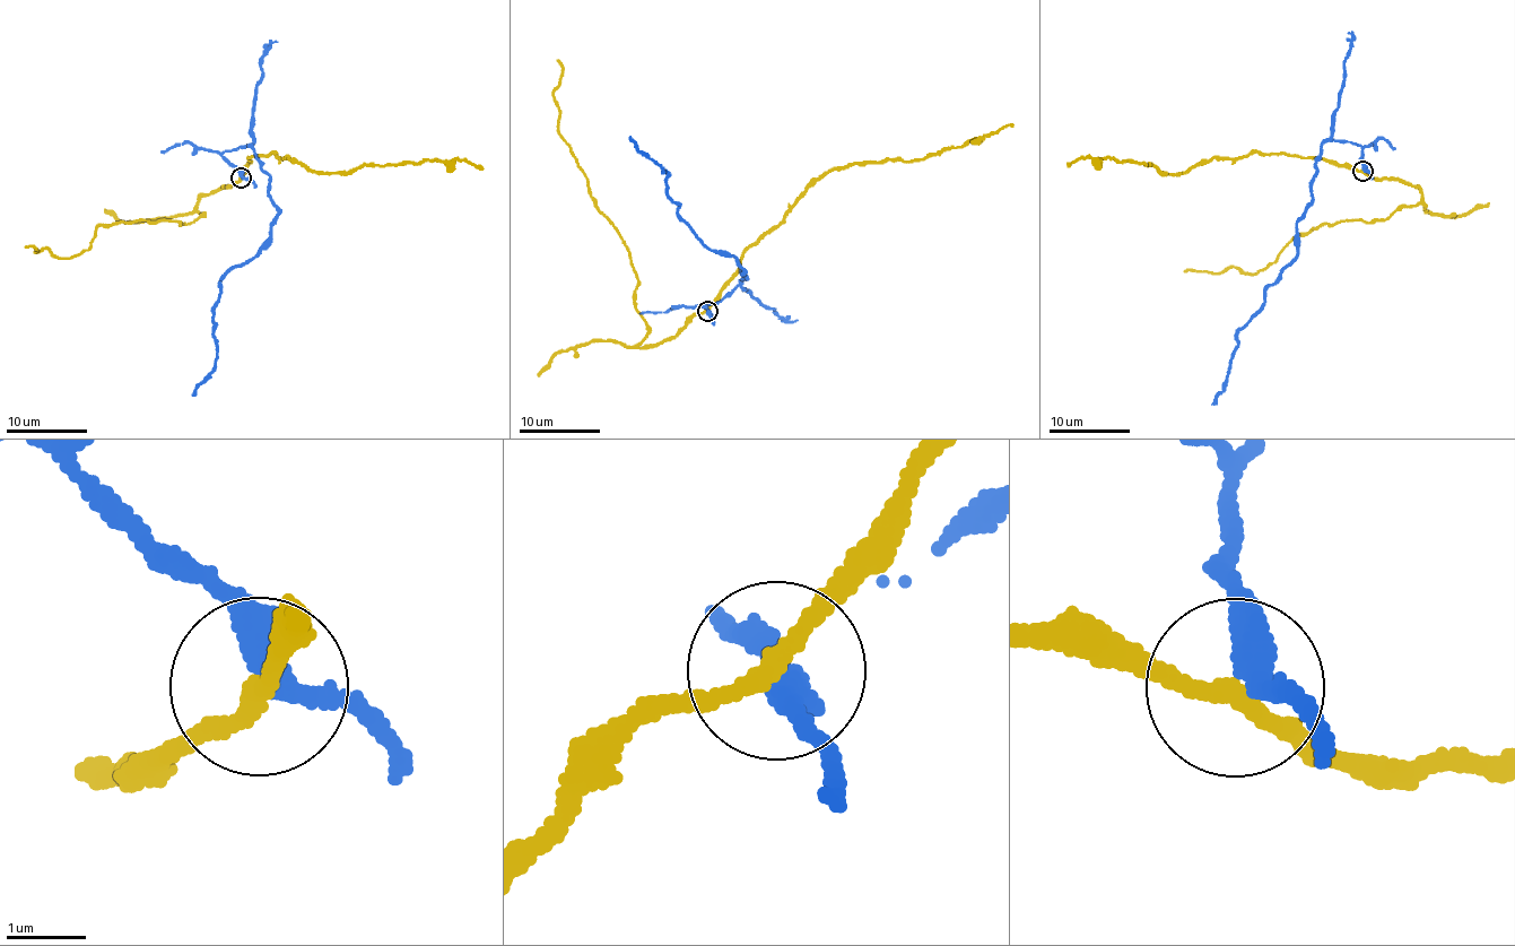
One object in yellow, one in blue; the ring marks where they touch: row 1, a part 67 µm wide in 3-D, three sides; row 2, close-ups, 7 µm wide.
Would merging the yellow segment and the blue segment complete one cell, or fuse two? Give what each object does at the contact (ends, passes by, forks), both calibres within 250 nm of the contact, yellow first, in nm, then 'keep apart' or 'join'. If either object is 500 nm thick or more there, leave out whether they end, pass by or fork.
yellow passes by | blue passes by | 220/360 nm | keep apart

